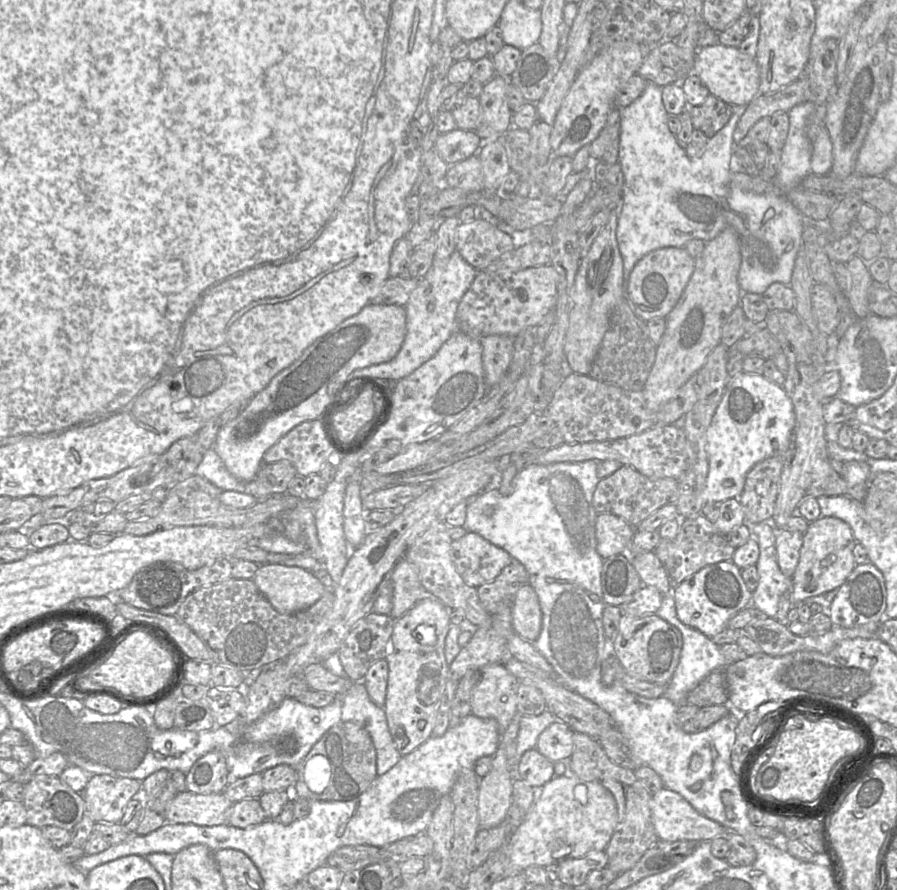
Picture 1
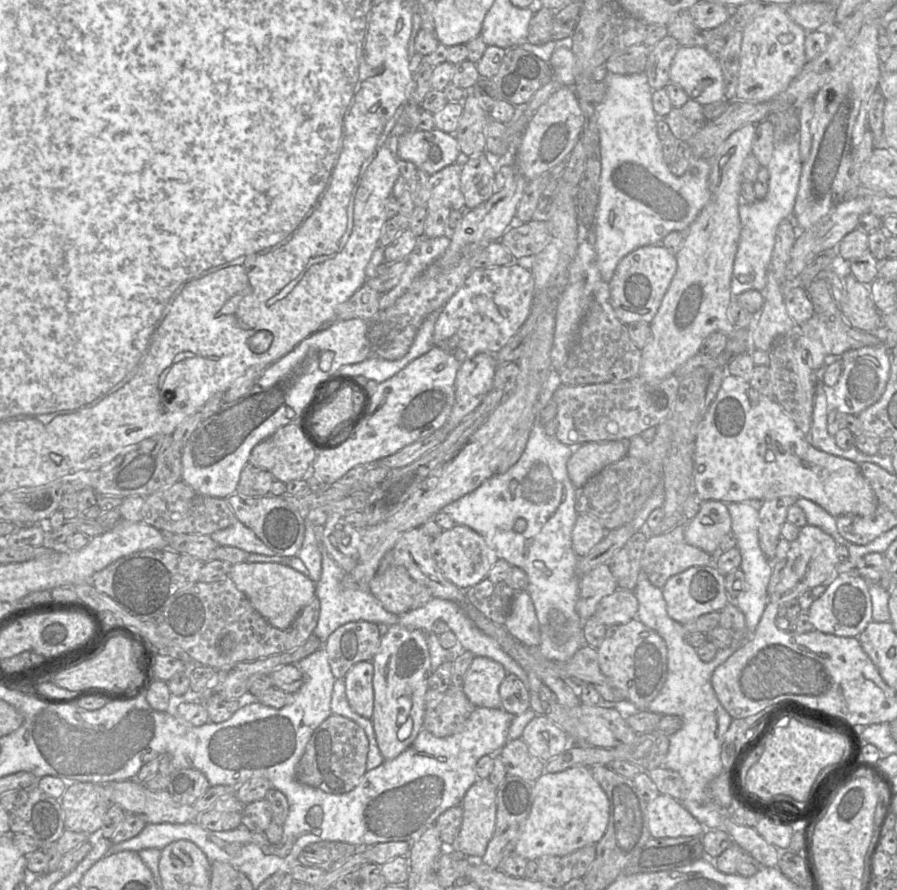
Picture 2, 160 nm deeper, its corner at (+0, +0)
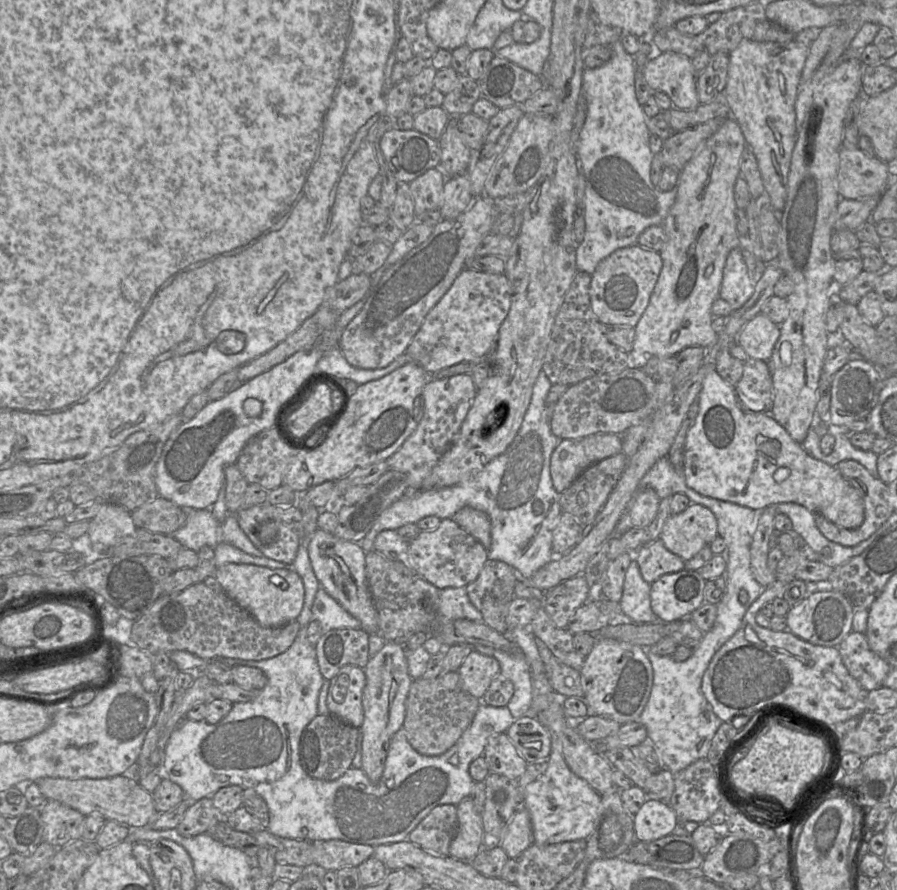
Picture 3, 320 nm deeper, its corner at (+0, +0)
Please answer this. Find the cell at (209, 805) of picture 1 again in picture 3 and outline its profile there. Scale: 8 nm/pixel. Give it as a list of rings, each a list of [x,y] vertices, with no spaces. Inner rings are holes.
[[[133,769],[122,775],[109,778],[43,778],[34,782],[47,800],[60,802],[79,811],[84,816],[101,814],[106,820],[118,821],[131,829],[138,829],[152,823],[157,818],[152,793],[145,790],[133,775]]]

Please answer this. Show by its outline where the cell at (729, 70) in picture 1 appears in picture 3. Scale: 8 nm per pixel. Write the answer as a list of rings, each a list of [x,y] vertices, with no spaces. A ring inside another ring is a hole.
[[[665,52],[646,62],[641,69],[647,84],[656,92],[664,92],[673,107],[693,110],[700,105],[692,60],[684,55]]]

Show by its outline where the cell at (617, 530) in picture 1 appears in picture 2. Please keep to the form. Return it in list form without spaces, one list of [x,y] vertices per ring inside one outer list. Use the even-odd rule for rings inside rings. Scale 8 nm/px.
[[[578,514],[572,530],[574,552],[578,557],[585,556],[606,534],[606,528],[596,518]]]

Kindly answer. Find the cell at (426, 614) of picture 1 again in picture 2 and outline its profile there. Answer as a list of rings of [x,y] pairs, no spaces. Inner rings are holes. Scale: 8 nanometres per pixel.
[[[395,624],[387,627],[380,648],[372,659],[374,706],[372,725],[380,753],[389,761],[405,751],[422,730],[425,695],[432,674],[427,635]]]

